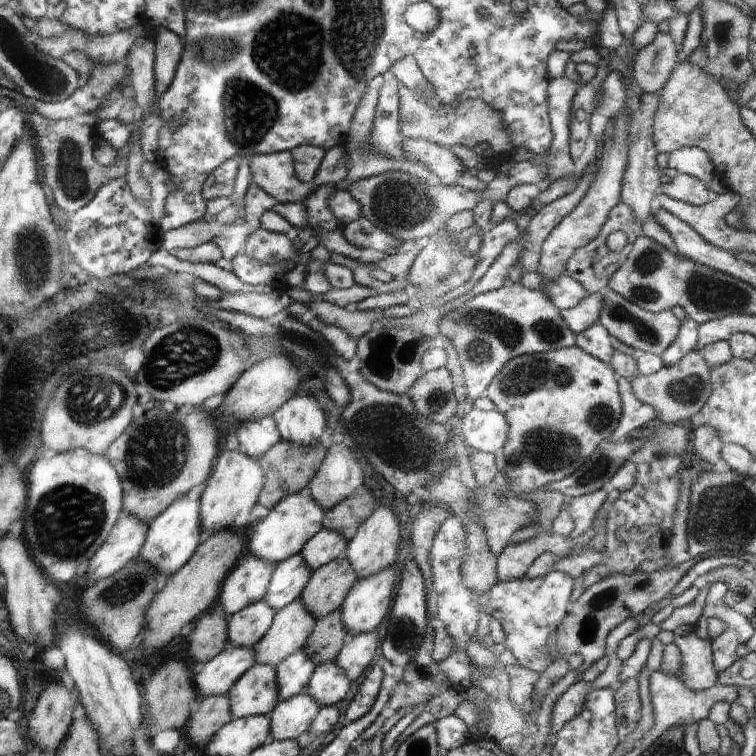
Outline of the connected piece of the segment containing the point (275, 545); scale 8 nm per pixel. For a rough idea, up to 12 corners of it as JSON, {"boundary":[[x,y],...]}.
{"boundary":[[288,495],[252,528],[250,553],[274,566],[322,530],[326,510]]}

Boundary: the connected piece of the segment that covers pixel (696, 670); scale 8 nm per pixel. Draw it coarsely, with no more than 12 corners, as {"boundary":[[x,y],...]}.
{"boundary":[[690,624],[665,645],[661,669],[693,691],[715,686],[709,640]]}

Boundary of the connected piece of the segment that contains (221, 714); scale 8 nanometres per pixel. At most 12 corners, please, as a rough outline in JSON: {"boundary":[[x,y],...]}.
{"boundary":[[227,694],[201,697],[188,743],[208,746],[233,718]]}

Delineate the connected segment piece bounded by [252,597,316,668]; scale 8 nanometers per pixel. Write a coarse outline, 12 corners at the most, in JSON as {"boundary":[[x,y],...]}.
{"boundary":[[300,597],[275,613],[252,648],[256,664],[276,668],[302,650],[316,618]]}

